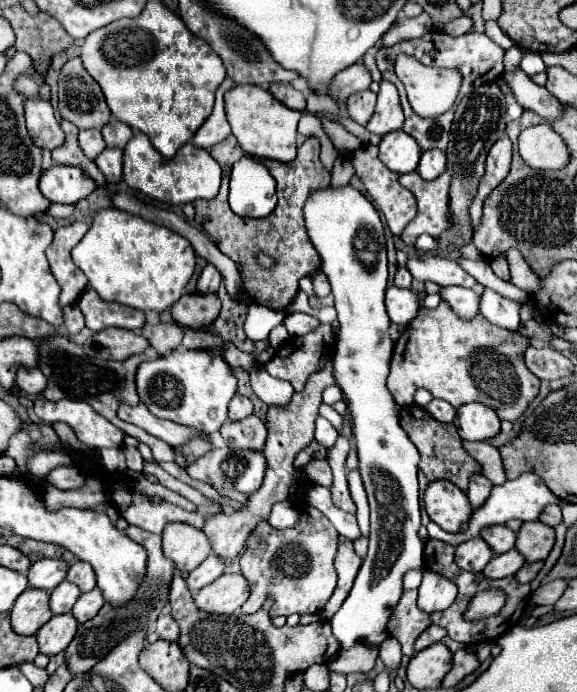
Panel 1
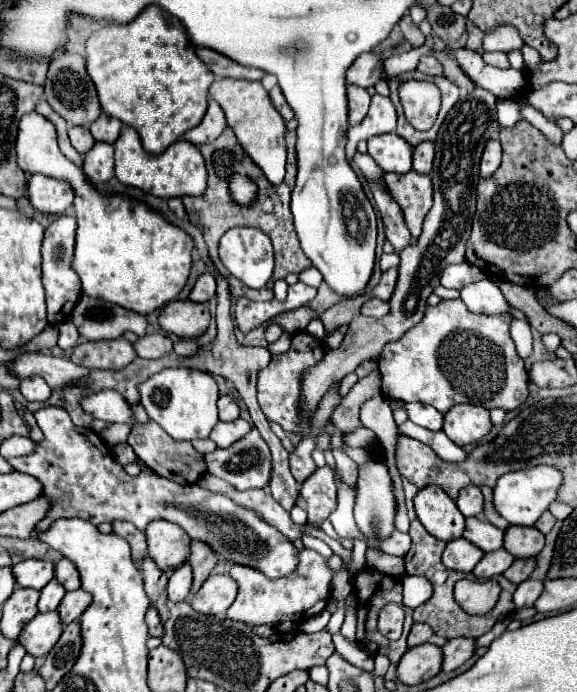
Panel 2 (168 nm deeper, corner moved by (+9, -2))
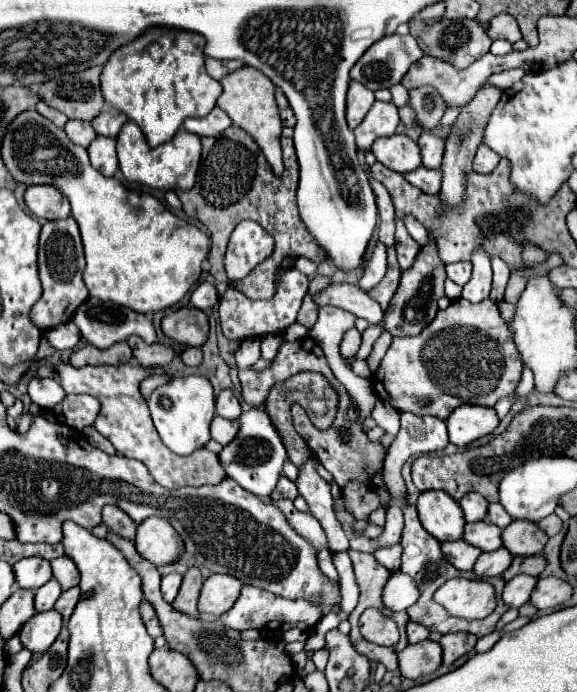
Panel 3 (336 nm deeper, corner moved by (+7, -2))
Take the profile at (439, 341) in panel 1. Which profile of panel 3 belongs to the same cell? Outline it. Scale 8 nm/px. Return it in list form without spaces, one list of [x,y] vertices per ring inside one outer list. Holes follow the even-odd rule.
[[[463,298],[451,302],[445,310],[439,310],[435,320],[423,328],[419,336],[411,338],[393,338],[385,358],[379,366],[379,378],[373,378],[373,386],[379,396],[389,402],[399,412],[413,414],[429,414],[439,420],[447,420],[449,414],[461,404],[479,404],[479,406],[495,406],[495,402],[503,396],[515,392],[515,386],[521,380],[523,362],[515,344],[511,344],[511,332],[507,330],[507,322],[501,318],[499,308],[491,300],[483,300],[479,304],[471,304]],[[427,396],[431,404],[427,408],[417,408],[415,398]]]

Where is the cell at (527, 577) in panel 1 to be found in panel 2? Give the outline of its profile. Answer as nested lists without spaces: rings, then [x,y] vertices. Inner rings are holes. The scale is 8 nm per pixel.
[[[525,558],[525,560],[515,560],[509,570],[505,570],[505,578],[513,584],[521,584],[523,580],[529,578],[529,574],[535,570],[535,558]]]

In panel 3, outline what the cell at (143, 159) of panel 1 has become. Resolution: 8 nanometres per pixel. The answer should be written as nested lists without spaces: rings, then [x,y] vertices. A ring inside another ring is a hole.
[[[125,122],[116,138],[117,158],[123,176],[131,182],[145,184],[157,190],[189,190],[195,184],[199,160],[201,160],[201,138],[187,130],[179,130],[173,140],[149,148],[143,132],[135,122]]]

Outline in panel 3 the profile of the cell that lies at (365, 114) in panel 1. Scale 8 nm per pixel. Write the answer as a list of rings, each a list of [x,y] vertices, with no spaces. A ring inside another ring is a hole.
[[[351,82],[349,92],[347,92],[347,124],[351,130],[361,124],[365,114],[369,112],[371,104],[375,102],[375,96],[371,90],[367,90],[361,82]]]

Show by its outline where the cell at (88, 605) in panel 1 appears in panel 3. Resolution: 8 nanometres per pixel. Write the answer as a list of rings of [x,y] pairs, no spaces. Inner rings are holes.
[[[75,586],[75,588],[65,590],[65,592],[59,596],[59,600],[55,602],[55,610],[63,616],[63,620],[65,620],[65,622],[67,622],[67,618],[71,616],[71,612],[73,612],[73,608],[75,608],[77,600],[79,600],[79,588]]]

